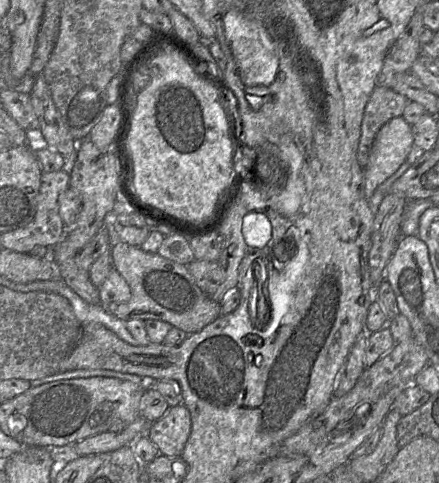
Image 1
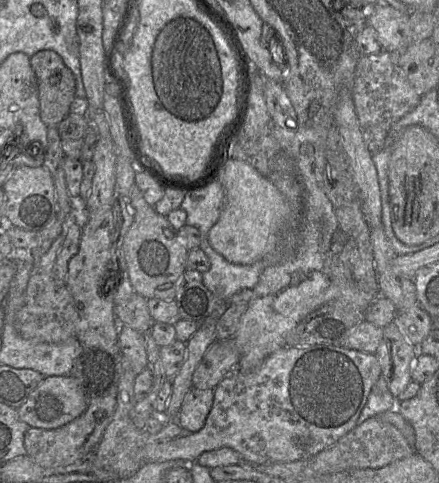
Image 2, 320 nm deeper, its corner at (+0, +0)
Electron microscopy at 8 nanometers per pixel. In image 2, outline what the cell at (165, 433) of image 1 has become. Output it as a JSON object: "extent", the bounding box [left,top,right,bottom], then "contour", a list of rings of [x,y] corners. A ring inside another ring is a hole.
{"extent":[176,388,214,433],"contour":[[[192,388],[185,396],[176,421],[183,433],[199,431],[205,424],[214,399],[214,389]]]}

